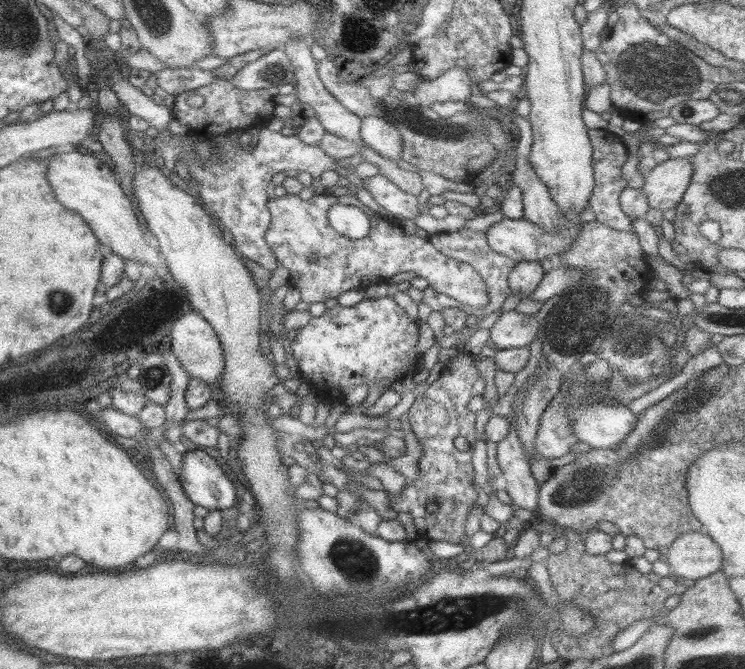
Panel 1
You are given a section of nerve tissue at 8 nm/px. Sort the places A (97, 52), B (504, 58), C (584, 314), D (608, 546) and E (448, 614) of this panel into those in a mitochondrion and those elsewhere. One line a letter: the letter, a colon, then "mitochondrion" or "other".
A: other
B: other
C: mitochondrion
D: other
E: mitochondrion

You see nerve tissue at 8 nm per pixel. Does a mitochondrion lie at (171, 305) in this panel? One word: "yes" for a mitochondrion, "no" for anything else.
no

